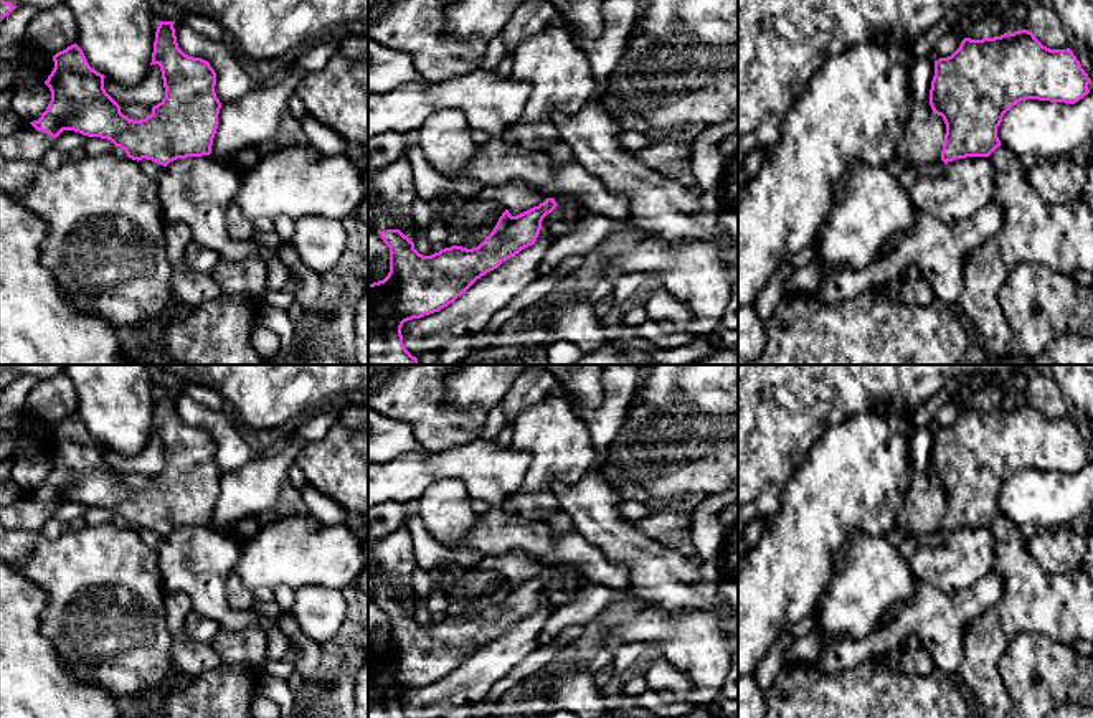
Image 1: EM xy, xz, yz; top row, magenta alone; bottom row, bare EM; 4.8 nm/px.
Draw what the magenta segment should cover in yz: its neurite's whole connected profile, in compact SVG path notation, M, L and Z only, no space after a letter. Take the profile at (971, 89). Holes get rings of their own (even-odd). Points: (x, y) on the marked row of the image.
M1029 30L964 38L951 56L934 61L930 106L946 124L941 160L989 157L1001 147L997 127L1012 106L1025 99L1075 104L1090 92L1088 84L1090 78L1070 48L1050 50Z

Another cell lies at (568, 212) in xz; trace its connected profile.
M555 198L556 208L542 221L537 241L477 279L461 297L439 312L403 324L403 345L413 357L441 352L454 338L485 328L510 297L520 294L538 277L545 251L570 234L588 210L575 198Z

